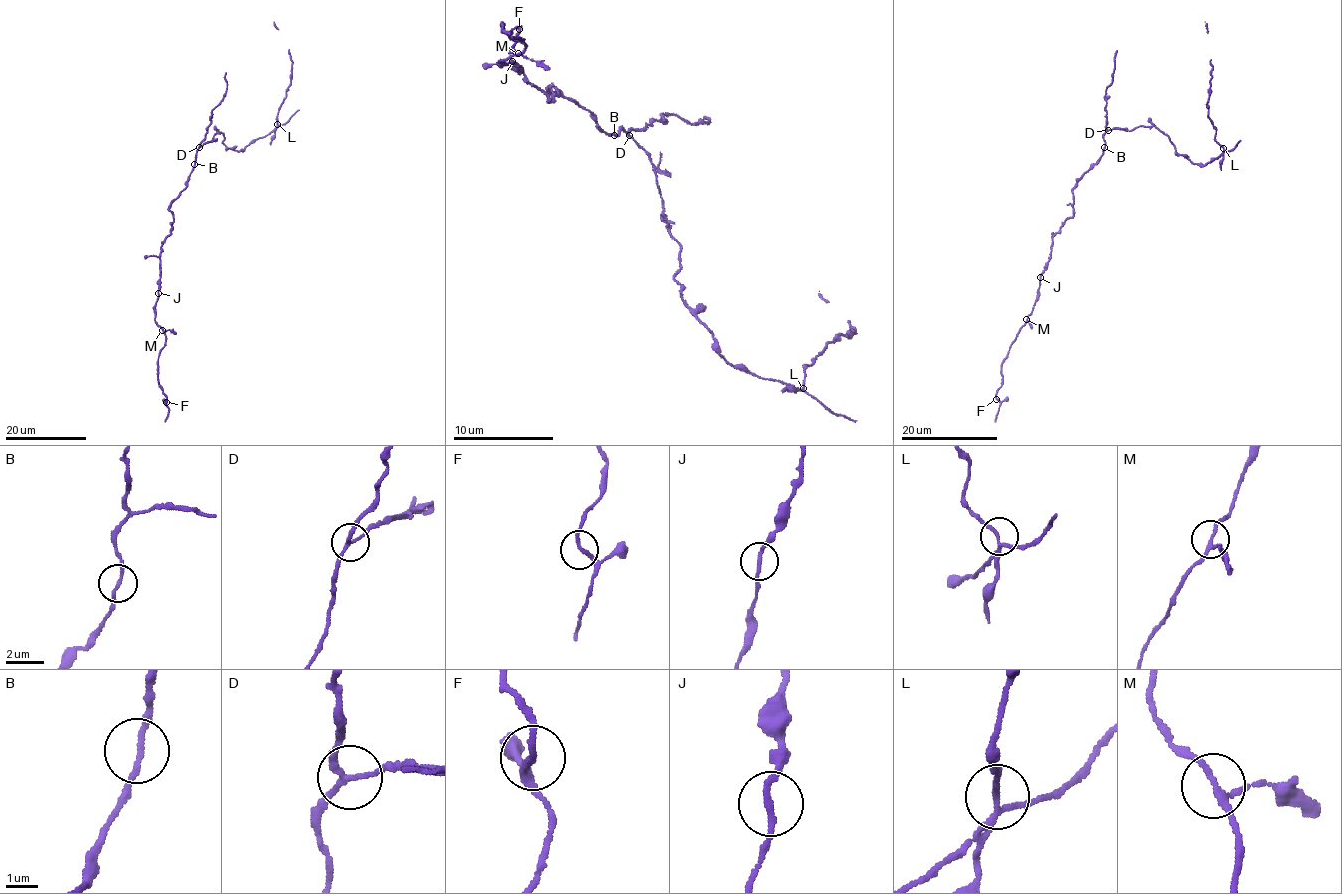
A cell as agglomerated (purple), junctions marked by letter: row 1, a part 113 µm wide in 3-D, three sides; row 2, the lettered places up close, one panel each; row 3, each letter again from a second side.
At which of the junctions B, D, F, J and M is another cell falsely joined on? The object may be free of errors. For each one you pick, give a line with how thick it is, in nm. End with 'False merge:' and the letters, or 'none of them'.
D: 150 nm thick
False merge: D

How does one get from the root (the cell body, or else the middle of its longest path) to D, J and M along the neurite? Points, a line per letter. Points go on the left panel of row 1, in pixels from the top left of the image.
D: (195, 164), (199, 147)
J: (195, 164), (187, 185), (169, 209), (173, 215), (172, 231), (162, 246), (158, 293)
M: (195, 164), (187, 185), (169, 209), (172, 231), (162, 246), (155, 304), (155, 321), (162, 330)

